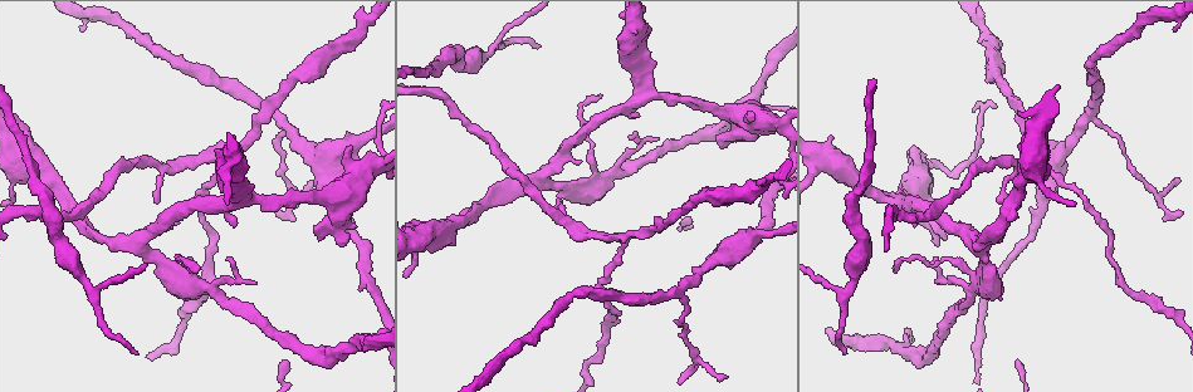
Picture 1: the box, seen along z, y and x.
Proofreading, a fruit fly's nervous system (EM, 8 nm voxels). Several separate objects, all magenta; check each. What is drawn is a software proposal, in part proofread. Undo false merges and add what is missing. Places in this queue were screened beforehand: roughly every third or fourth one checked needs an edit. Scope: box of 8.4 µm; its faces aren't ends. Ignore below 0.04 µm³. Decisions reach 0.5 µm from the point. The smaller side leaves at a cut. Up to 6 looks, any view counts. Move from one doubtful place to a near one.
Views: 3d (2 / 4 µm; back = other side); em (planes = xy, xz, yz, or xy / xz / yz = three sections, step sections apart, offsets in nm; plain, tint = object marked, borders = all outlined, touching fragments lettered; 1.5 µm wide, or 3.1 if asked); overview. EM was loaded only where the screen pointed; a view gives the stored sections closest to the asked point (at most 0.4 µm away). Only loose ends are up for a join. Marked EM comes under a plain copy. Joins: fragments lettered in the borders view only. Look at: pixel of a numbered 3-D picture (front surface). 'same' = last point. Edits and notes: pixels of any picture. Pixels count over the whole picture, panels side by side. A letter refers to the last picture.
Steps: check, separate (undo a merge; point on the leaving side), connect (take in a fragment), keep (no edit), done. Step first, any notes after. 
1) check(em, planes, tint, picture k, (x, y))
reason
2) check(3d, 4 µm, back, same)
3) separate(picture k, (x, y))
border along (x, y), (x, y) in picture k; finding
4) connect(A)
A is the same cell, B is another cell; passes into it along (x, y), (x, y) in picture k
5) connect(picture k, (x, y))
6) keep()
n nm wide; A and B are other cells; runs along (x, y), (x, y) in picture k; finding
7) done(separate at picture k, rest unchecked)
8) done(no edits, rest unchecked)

check(3d, 4 µm, picture 1, (910, 149))
branch stops here

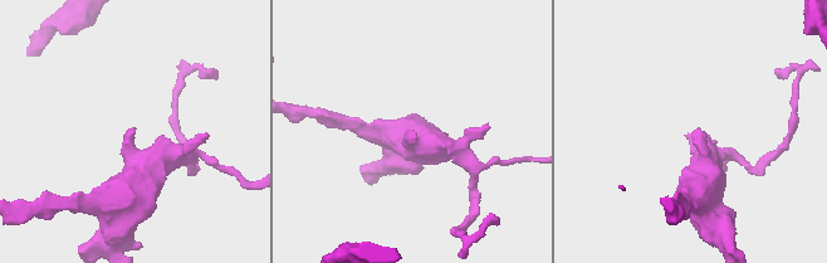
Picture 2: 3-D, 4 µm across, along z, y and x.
check(em, planes, borders, picture 2, (691, 135))
now the EM

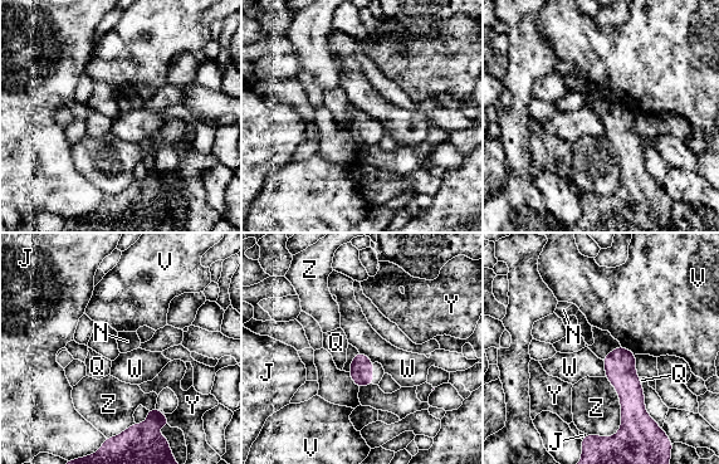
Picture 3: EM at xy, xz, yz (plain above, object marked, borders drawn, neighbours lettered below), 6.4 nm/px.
keep()
J, N, Q, V, W, Y and Z are other cells; border along (601, 360), (606, 376) in picture 3; none of them fits

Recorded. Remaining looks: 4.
check(em, yz, step 8, borders, picture 1, (1040, 202))
thick turns thin

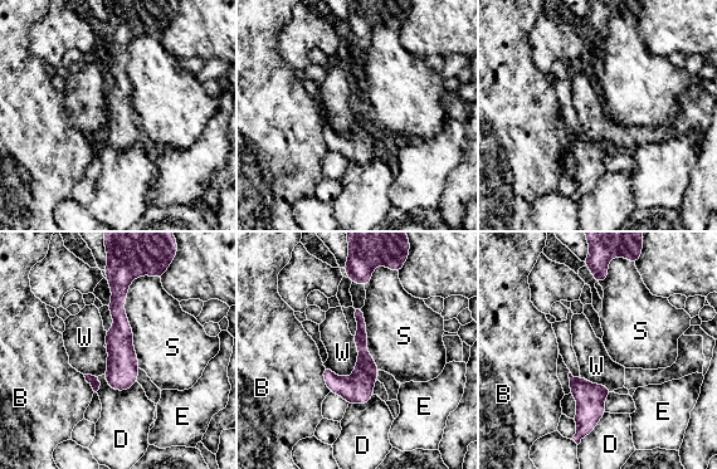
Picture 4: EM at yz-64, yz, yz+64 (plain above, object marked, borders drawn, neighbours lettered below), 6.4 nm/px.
check(em, planes, borders, same)
another direction

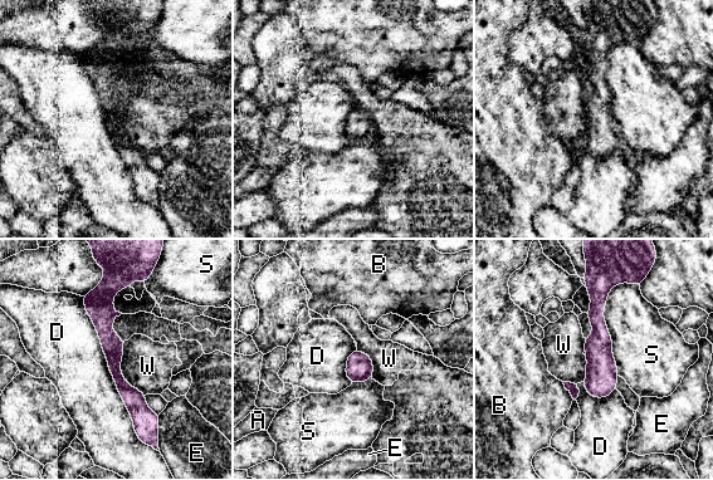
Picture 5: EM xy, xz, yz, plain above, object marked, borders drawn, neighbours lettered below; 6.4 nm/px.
keep()
A, B, D, E, S and W are other cells; runs along (110, 284), (105, 331), (140, 429) in picture 5; one neuron here

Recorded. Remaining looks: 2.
check(em, xz, step 4, borders, picture 1, (541, 178))
sharp bend

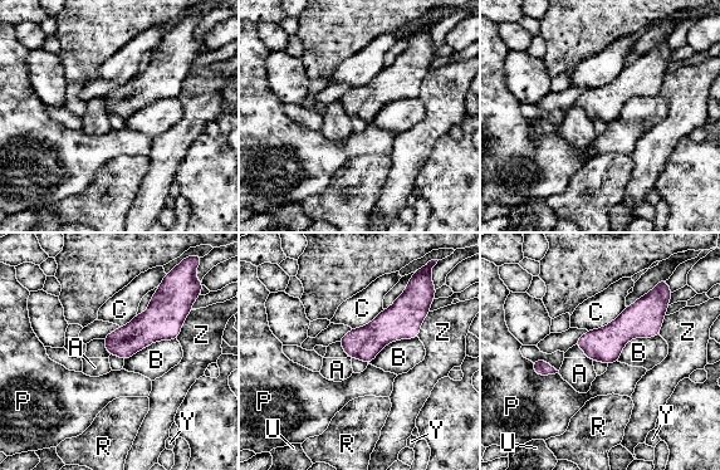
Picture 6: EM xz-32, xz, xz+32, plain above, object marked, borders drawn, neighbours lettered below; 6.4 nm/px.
check(em, planes, borders, same)

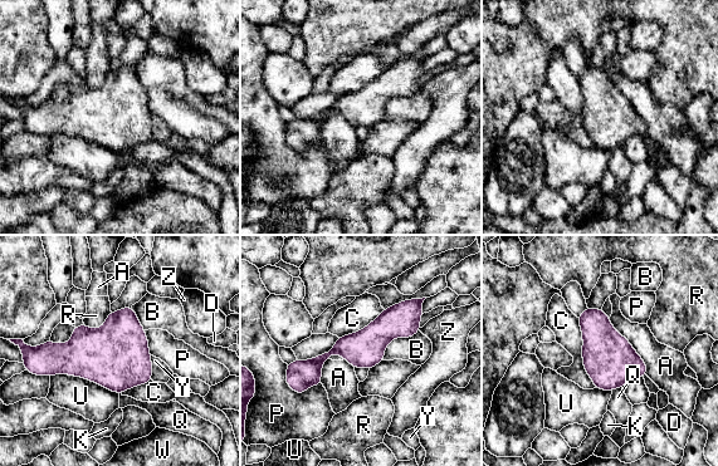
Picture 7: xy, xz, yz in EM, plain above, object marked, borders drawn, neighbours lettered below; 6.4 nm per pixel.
keep()
340 nm wide; A, B, C, D, K, P, Q, R, U, W, Y and Z are other cells; runs along (416, 318), (292, 372) in picture 7; all the same neuron

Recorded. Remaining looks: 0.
done(no edits, rest unchecked)

